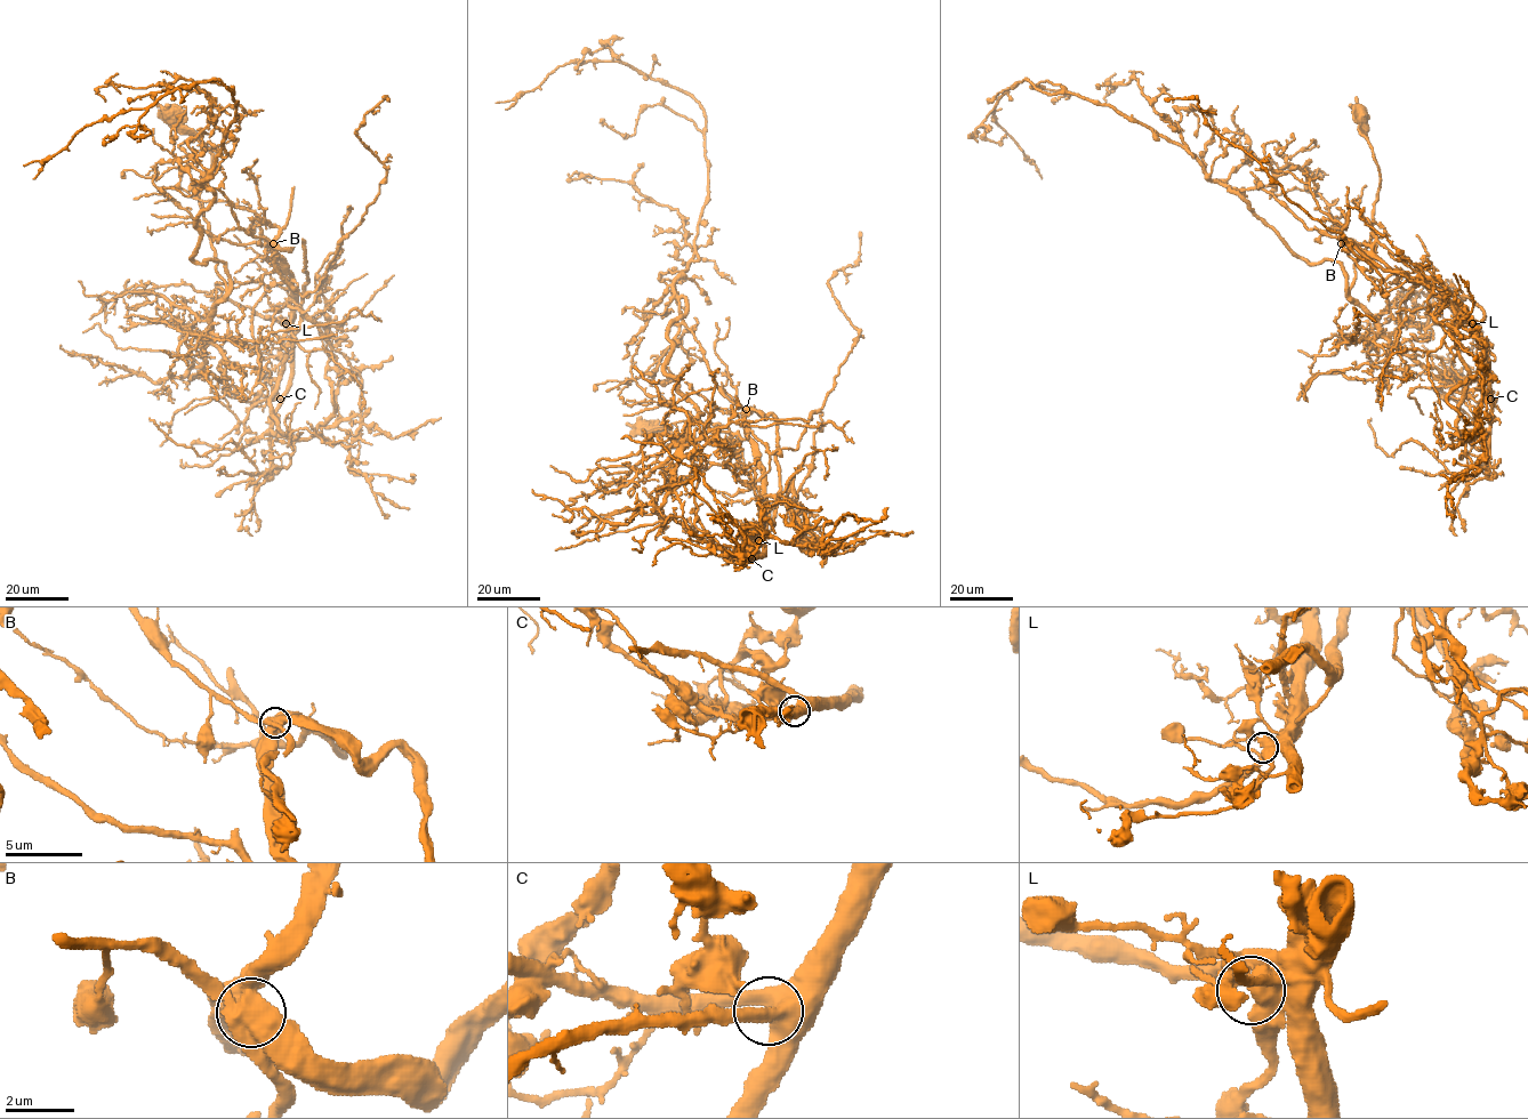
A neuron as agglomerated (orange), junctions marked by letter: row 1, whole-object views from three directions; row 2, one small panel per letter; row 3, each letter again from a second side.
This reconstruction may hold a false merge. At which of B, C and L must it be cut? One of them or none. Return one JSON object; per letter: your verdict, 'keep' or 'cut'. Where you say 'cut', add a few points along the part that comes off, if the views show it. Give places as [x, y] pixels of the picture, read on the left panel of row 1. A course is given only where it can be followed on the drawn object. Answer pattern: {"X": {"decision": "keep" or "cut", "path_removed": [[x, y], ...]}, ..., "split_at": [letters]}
{"B": {"decision": "cut", "path_removed": [[273, 243], [295, 319], [289, 388], [272, 418], [273, 476], [232, 441], [199, 456], [149, 418]]}, "C": {"decision": "keep"}, "L": {"decision": "keep"}, "split_at": ["B"]}

